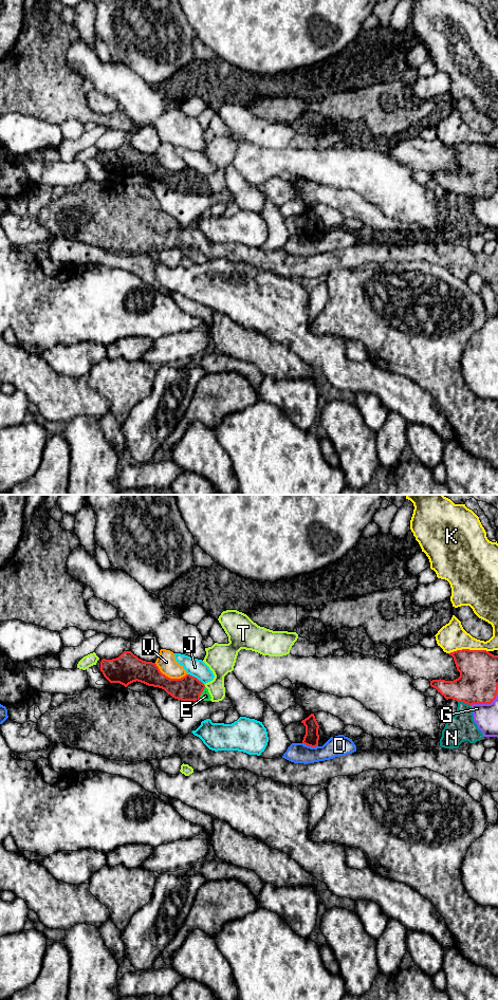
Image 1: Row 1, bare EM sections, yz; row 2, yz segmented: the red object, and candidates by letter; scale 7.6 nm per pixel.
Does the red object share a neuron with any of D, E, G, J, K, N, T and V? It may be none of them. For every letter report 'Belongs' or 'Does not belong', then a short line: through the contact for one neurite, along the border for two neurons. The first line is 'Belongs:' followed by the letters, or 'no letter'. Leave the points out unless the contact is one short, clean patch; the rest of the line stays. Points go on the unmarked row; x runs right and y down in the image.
Belongs: no letter
D: Does not belong. Line: yz (302, 235), (311, 239), (317, 239)
E: Does not belong. Line: yz (205, 180), (199, 192)
G: Does not belong
J: Does not belong
K: Does not belong
N: Does not belong. Line: yz (458, 193), (463, 193), (469, 198)
T: Does not belong
V: Does not belong

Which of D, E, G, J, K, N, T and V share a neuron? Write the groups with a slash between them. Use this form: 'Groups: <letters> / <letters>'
Groups: D / E N / G / J / K / T / V

